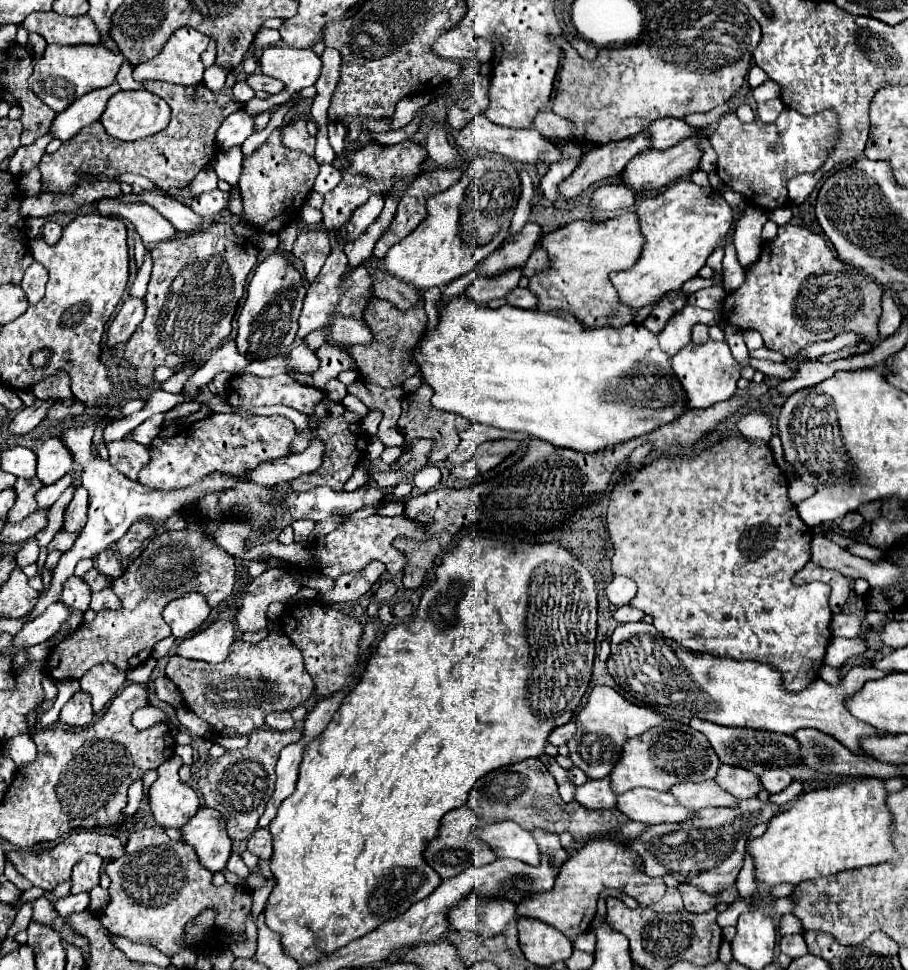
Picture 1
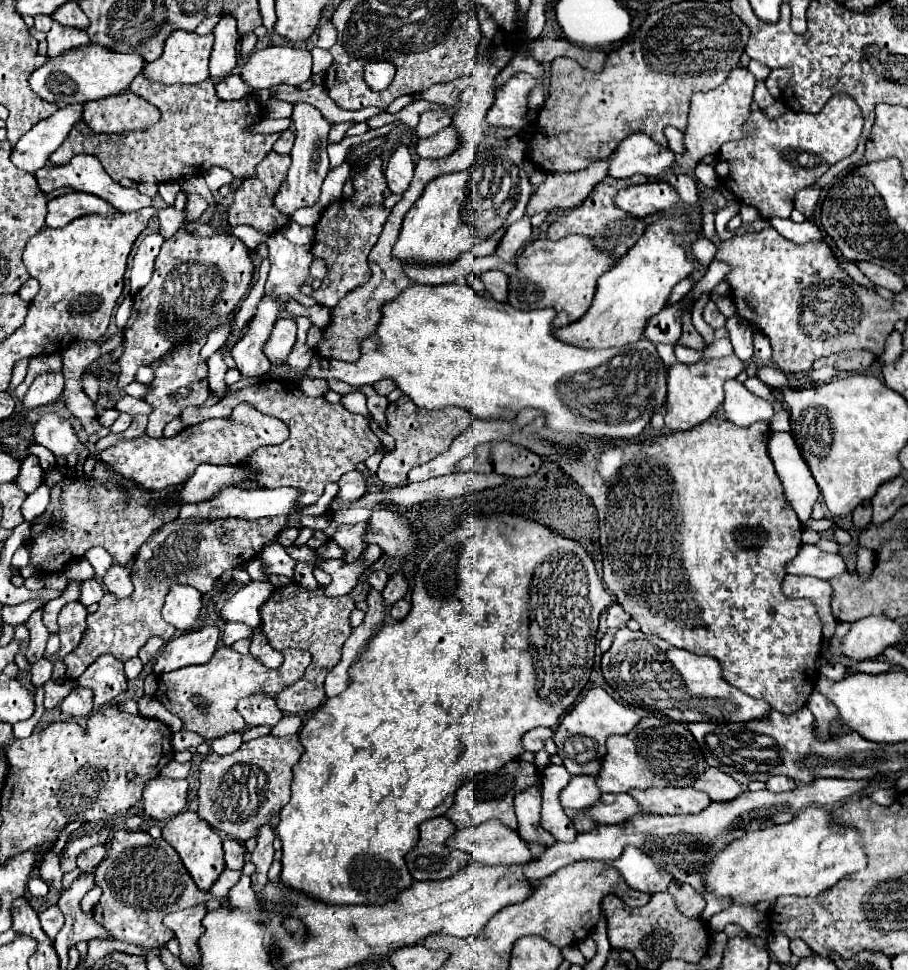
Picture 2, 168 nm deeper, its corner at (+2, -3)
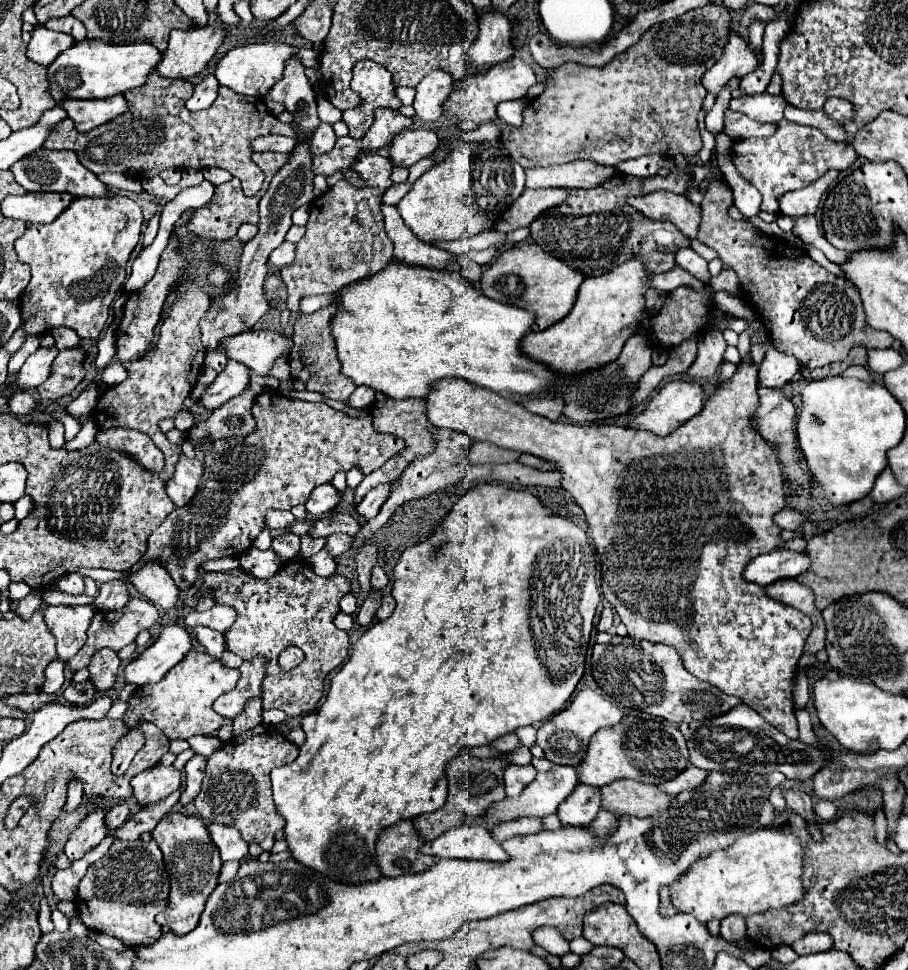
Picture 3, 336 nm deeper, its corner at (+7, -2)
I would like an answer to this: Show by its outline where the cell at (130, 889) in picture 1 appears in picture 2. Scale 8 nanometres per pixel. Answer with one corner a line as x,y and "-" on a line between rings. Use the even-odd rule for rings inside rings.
115,832
107,858
99,868
95,868
95,884
103,894
93,908
93,918
103,924
115,940
147,950
165,946
167,940
173,938
173,932
163,926
163,918
169,912
207,902
211,898
209,892
201,892
193,884
177,852
163,838
151,838
149,832

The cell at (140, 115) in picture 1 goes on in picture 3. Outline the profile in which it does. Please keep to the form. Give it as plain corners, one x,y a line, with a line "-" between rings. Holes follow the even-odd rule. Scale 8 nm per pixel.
114,95
110,99
94,99
94,101
68,99
66,103
62,103
62,107
66,109
68,117
74,121
74,127
80,133
86,133
122,115
128,109
128,103
124,95

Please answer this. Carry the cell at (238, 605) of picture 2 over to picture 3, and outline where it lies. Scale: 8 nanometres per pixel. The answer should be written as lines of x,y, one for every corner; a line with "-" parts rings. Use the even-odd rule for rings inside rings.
214,605
208,611
192,611
186,615
186,627
196,627
196,625
206,625
214,631
228,631
234,621
236,621
236,609
230,605

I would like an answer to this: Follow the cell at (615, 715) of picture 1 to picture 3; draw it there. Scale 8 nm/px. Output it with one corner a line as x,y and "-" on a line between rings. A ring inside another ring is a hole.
584,689
572,699
572,703
558,715
548,719
538,729
538,745
544,749
546,759
554,765
578,767
586,755
590,737
602,727
614,727
624,719
624,710
600,691

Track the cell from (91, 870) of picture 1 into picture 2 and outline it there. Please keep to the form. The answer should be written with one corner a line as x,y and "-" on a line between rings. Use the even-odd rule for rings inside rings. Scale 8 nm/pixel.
95,846
95,848
89,848
87,852
81,852
77,856
77,868
81,872
91,872
93,868
99,866
99,862
105,858
105,846

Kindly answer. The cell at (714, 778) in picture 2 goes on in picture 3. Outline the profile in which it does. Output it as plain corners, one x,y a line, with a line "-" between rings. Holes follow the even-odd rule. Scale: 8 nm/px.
690,765
686,771
682,771
682,775
678,775
678,779
672,779
670,783
664,783
662,789
670,791
672,795
678,795
682,791
692,791
696,787
700,787
706,781
708,773
704,769
698,769
694,765

